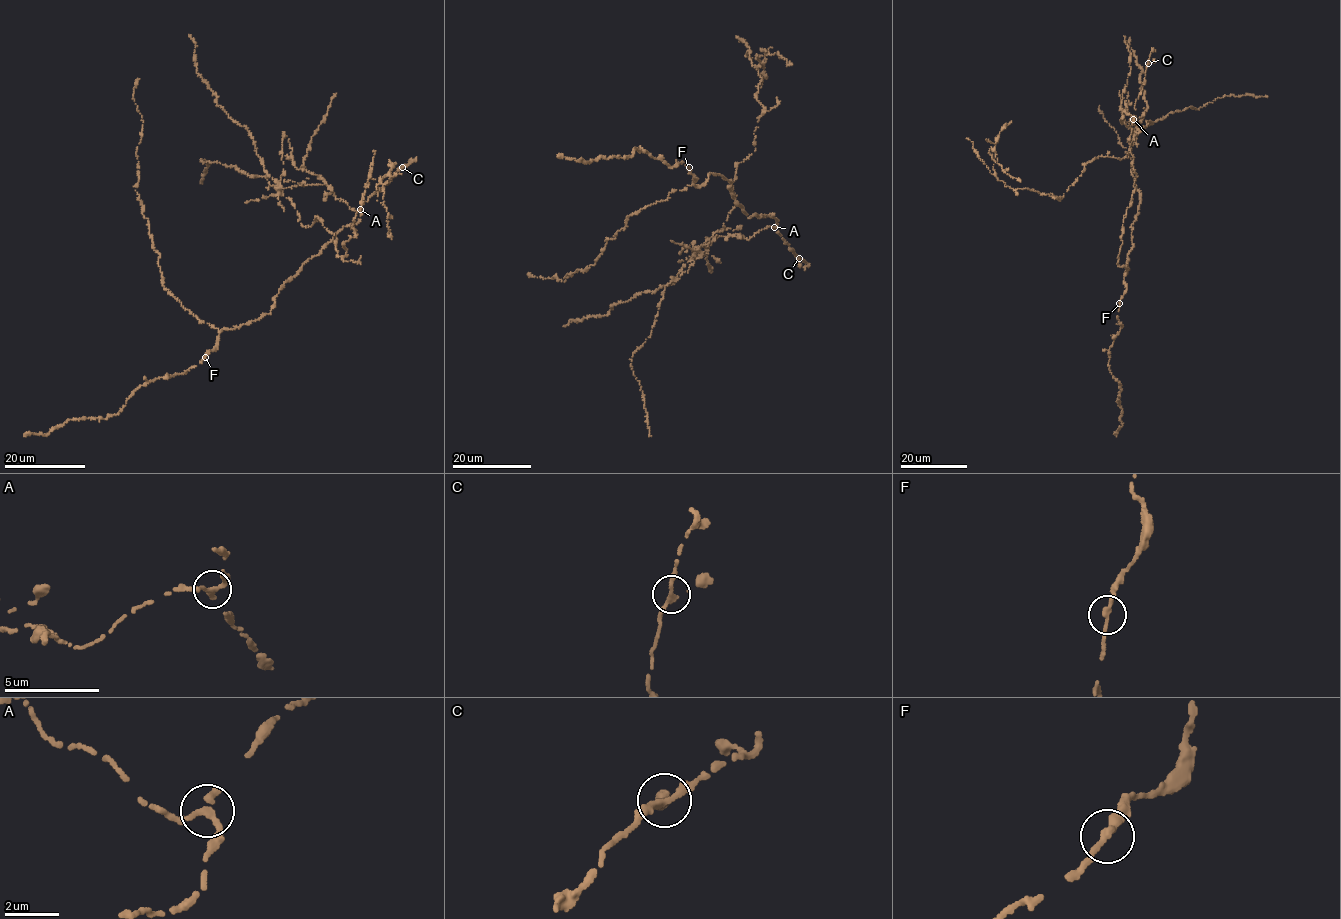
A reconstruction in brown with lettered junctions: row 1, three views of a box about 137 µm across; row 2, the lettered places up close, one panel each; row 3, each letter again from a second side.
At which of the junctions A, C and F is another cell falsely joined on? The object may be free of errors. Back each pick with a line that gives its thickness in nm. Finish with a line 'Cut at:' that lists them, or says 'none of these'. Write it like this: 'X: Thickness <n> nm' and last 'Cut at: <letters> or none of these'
A: Thickness 280 nm
Cut at: A

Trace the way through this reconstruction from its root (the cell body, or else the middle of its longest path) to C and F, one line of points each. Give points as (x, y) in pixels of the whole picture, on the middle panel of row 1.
C: (776, 220), (774, 228), (799, 258)
F: (776, 220), (749, 218), (730, 180), (718, 174), (695, 186), (689, 167)

